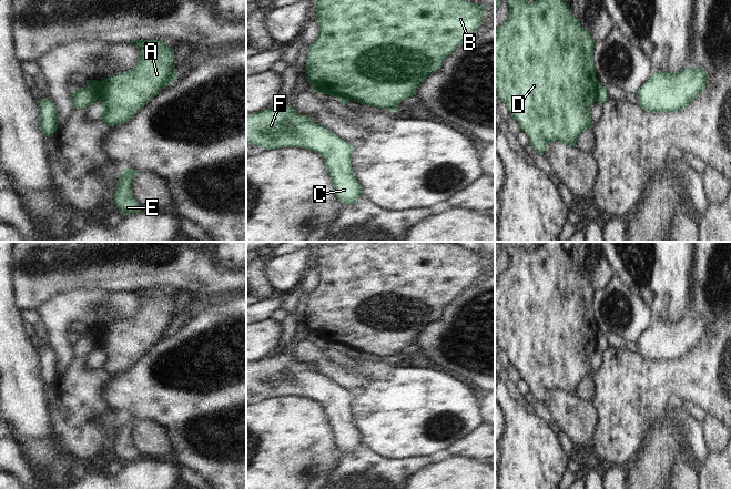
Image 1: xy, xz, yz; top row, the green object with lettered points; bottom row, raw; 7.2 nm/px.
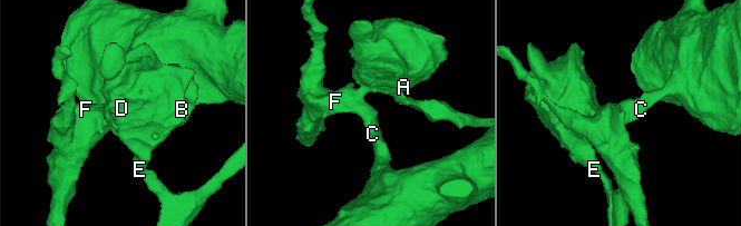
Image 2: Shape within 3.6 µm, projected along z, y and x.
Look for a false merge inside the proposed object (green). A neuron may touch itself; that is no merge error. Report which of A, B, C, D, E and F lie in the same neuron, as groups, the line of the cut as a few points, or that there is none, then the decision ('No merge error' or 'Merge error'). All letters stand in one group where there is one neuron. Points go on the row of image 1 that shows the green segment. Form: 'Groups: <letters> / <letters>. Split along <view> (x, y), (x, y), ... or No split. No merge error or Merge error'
Groups: A B D E / C F. Split along xy (87, 88), (93, 87), (95, 89), (99, 101). Merge error.

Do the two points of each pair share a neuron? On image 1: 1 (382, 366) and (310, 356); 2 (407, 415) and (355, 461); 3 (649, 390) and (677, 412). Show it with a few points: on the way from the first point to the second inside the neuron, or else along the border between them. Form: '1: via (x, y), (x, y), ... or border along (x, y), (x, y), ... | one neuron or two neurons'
1: via (364, 367), (359, 371), (334, 371), (327, 367) | one neuron
2: border along (362, 443), (375, 452), (394, 458) | two neurons
3: border along (669, 400), (674, 398), (679, 401) | two neurons

